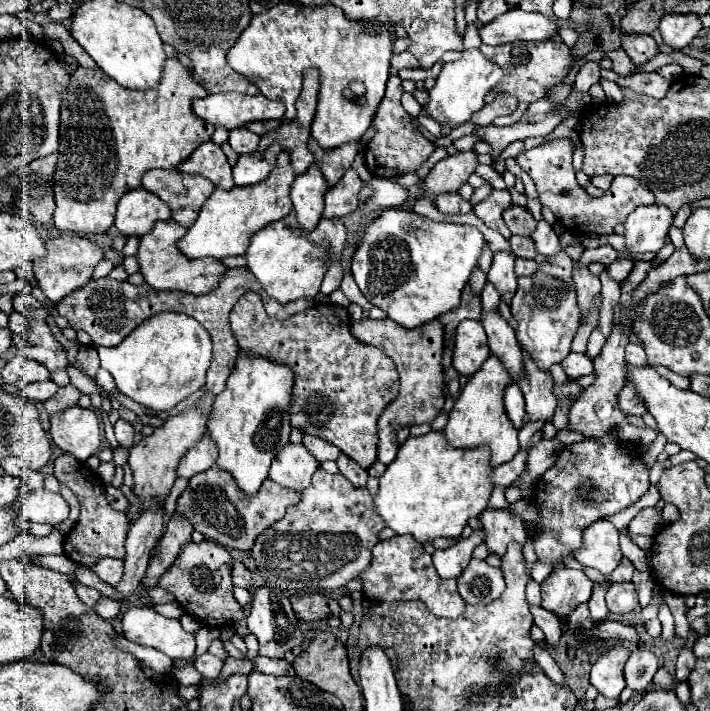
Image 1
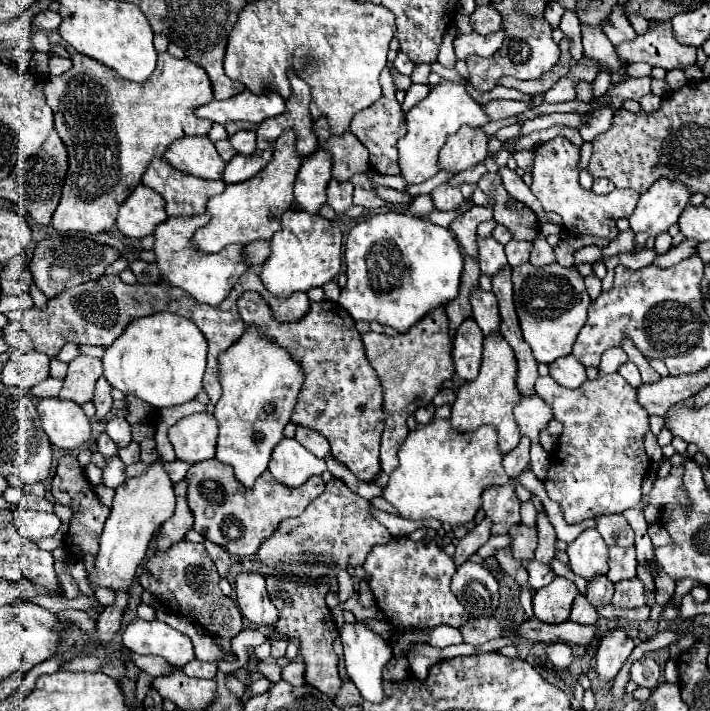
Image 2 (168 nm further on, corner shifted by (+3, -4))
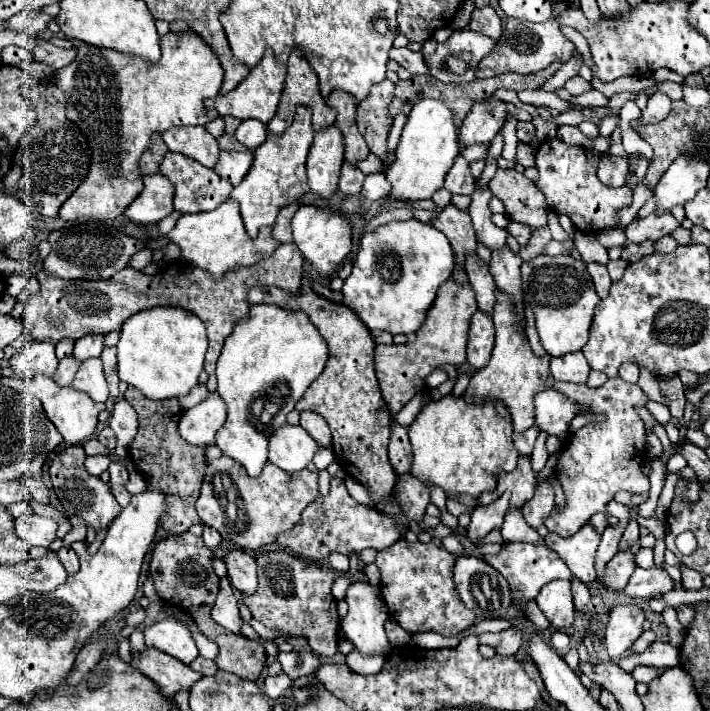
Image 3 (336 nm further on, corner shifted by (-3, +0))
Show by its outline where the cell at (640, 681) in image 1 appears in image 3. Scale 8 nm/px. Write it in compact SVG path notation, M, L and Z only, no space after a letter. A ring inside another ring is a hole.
M656 641L644 653L632 655L632 665L648 665L654 669L670 669L678 665L678 647Z

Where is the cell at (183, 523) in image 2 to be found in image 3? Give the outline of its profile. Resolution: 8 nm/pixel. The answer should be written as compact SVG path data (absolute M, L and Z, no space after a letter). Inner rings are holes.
M128 387L128 391L124 393L124 399L134 407L134 411L138 413L138 421L140 421L138 435L128 447L128 453L136 469L146 479L148 487L162 489L168 495L168 511L162 515L160 523L170 535L186 533L194 523L200 523L200 517L194 505L196 505L200 483L202 483L204 469L206 469L204 447L188 445L178 435L178 421L182 417L182 409L176 399L152 401L144 397L140 391L136 391L134 387Z

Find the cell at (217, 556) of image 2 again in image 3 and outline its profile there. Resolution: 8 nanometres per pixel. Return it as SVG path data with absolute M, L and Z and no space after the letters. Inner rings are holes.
M204 527L202 539L204 539L204 543L206 543L212 551L220 549L220 545L222 545L222 537L220 537L220 533L218 533L216 529L212 529L212 527Z

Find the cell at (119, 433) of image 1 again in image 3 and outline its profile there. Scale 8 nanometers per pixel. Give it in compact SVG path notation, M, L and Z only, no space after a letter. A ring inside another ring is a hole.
M118 399L116 401L114 411L112 411L112 417L108 421L108 427L116 433L116 441L118 441L114 453L118 457L124 457L126 459L128 447L130 447L132 439L138 433L138 417L136 417L136 411L126 403L126 399Z

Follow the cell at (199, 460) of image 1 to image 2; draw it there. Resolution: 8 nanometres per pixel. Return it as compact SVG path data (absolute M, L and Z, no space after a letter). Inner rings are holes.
M194 413L168 429L168 437L174 445L176 459L190 465L214 457L218 421L212 413Z

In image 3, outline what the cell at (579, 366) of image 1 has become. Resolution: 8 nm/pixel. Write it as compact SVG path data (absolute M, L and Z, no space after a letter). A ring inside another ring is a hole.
M582 351L568 353L564 357L552 357L550 359L550 371L552 377L558 381L572 381L572 383L586 383L590 365Z

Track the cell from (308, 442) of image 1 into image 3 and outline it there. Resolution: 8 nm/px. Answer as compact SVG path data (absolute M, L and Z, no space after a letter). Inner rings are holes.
M304 411L300 413L300 427L308 431L308 435L320 445L320 447L330 447L332 445L332 435L330 435L330 429L328 429L328 423L312 413L312 411Z

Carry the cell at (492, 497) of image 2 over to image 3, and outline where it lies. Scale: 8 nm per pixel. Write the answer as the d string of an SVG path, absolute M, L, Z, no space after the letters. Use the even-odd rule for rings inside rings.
M520 457L518 467L512 473L502 473L498 477L496 493L502 495L504 491L510 491L512 493L510 511L514 511L520 509L528 499L532 499L534 489L536 489L536 473L530 467L530 459Z

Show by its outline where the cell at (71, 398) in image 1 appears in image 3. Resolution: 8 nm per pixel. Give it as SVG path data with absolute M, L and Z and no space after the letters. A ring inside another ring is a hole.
M92 357L92 359L86 359L86 361L80 363L80 369L74 377L72 387L88 393L98 403L106 403L108 387L106 387L106 379L104 379L104 373L102 373L100 357Z

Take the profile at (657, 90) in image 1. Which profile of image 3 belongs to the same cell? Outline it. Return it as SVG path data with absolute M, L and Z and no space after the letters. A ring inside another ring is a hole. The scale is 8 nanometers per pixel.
M654 93L654 95L648 99L648 107L644 109L642 119L640 119L640 121L634 121L632 127L634 127L636 123L646 123L646 119L662 121L668 113L670 113L670 97L666 97L664 93Z

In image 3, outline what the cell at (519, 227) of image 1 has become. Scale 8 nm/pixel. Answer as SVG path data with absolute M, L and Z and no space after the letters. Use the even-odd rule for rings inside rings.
M498 169L488 189L504 203L508 219L524 223L532 231L548 227L546 199L524 173L516 169Z

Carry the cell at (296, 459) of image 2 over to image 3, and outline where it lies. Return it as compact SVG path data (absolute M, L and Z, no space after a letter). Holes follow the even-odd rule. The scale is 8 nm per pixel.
M286 423L270 437L268 461L288 473L298 473L306 469L318 449L320 445L300 425Z

